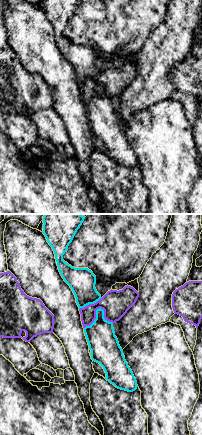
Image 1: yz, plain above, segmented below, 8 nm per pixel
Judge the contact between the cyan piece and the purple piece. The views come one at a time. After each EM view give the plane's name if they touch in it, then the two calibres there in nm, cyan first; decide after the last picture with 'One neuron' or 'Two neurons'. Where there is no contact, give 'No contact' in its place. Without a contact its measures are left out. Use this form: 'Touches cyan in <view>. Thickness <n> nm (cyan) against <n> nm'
Touches cyan in yz. Thickness 240 nm (cyan) against 220 nm

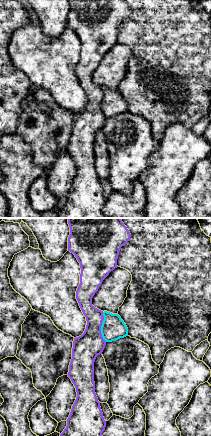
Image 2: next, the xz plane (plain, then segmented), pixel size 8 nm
Touches cyan in xz. Thickness 190 nm (cyan) against 220 nm

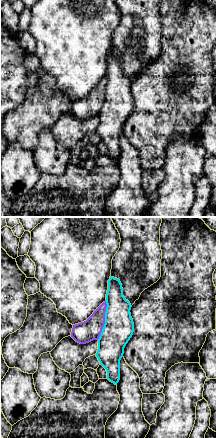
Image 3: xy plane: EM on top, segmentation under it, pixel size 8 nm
Touches cyan in xy. Thickness 240 nm (cyan) against 170 nm

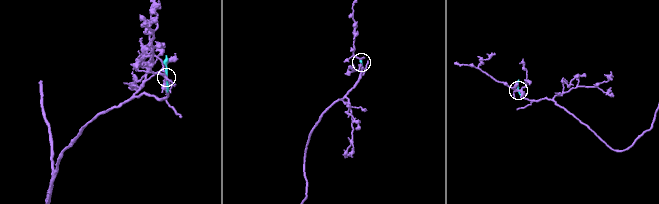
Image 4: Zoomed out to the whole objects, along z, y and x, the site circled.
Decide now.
Two neurons

